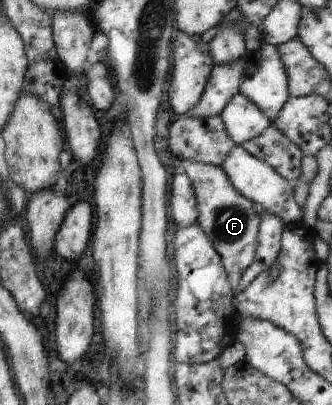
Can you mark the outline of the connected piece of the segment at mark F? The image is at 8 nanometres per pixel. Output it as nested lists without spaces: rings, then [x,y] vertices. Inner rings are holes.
[[[182,160],[179,168],[187,175],[193,186],[197,200],[197,224],[209,237],[209,242],[213,243],[213,248],[221,258],[221,264],[229,276],[229,284],[236,291],[239,288],[239,280],[243,278],[243,272],[257,258],[257,232],[259,232],[259,224],[261,224],[260,212],[255,210],[255,203],[245,196],[241,196],[241,193],[233,188],[222,168],[212,164],[193,162],[193,160]]]

